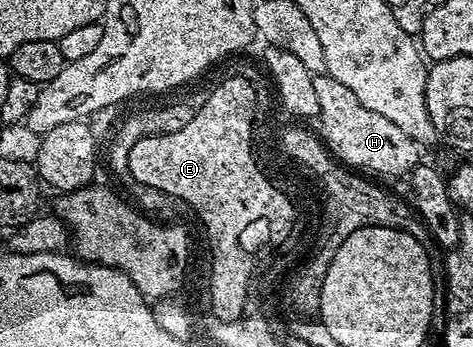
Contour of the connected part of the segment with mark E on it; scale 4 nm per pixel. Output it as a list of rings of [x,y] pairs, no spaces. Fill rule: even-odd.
[[[226,79],[223,83],[218,83],[210,91],[210,96],[198,103],[192,121],[179,129],[176,133],[164,133],[160,136],[144,137],[136,145],[132,146],[131,152],[128,153],[128,169],[130,170],[130,178],[134,183],[143,183],[151,192],[160,189],[174,190],[177,195],[187,195],[190,203],[198,206],[197,222],[202,222],[206,226],[206,235],[210,238],[210,251],[214,254],[214,260],[208,265],[208,275],[218,275],[218,279],[208,279],[208,291],[218,291],[218,295],[222,295],[222,299],[208,299],[209,314],[214,315],[222,322],[234,322],[241,315],[246,313],[243,308],[244,296],[246,296],[246,275],[248,274],[248,253],[253,253],[256,245],[261,245],[268,238],[280,237],[280,233],[288,226],[288,209],[286,202],[280,201],[277,193],[272,193],[270,187],[265,187],[262,174],[254,171],[254,163],[252,157],[246,152],[246,135],[248,133],[248,109],[250,108],[250,96],[260,93],[257,86],[250,86],[246,79]]]

